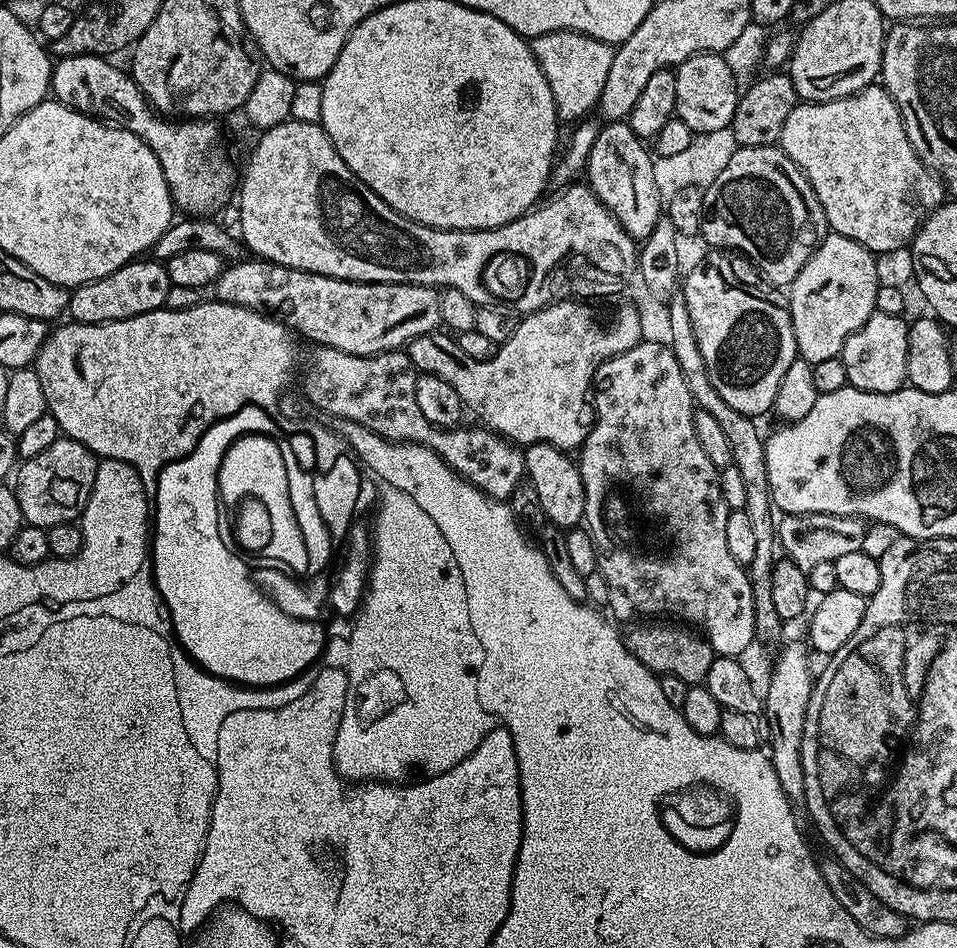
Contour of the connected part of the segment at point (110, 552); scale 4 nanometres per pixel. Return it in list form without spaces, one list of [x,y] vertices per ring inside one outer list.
[[[101,459],[96,465],[96,477],[90,498],[80,514],[79,526],[82,530],[84,545],[76,556],[69,560],[49,558],[41,564],[26,568],[26,602],[28,600],[44,600],[44,592],[54,596],[54,590],[113,590],[112,572],[116,568],[124,568],[130,574],[138,574],[145,567],[147,560],[142,557],[142,550],[150,550],[150,497],[144,492],[140,476],[136,468],[121,460]]]

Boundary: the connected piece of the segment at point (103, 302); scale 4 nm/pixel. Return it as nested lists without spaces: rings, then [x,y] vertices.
[[[137,258],[114,270],[114,274],[106,274],[106,278],[91,280],[71,289],[67,315],[77,324],[105,324],[125,320],[165,307],[169,303],[168,295],[173,295],[173,292],[168,269],[161,261]]]

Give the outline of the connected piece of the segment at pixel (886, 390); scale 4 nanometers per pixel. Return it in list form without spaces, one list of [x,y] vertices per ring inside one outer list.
[[[875,311],[842,346],[839,357],[842,366],[846,366],[846,378],[851,387],[874,394],[890,394],[905,387],[906,342],[908,341],[909,321],[904,316],[882,314]]]

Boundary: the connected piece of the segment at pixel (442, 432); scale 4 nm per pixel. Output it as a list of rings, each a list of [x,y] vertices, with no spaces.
[[[323,346],[315,351],[304,372],[304,390],[314,407],[337,416],[340,422],[363,420],[370,434],[376,438],[386,435],[416,436],[418,440],[428,440],[429,446],[453,470],[496,500],[507,501],[514,488],[525,479],[524,448],[521,445],[483,426],[457,426],[449,430],[436,428],[422,418],[418,398],[414,398],[418,373],[407,351],[379,352],[373,356],[346,354],[342,350]]]

